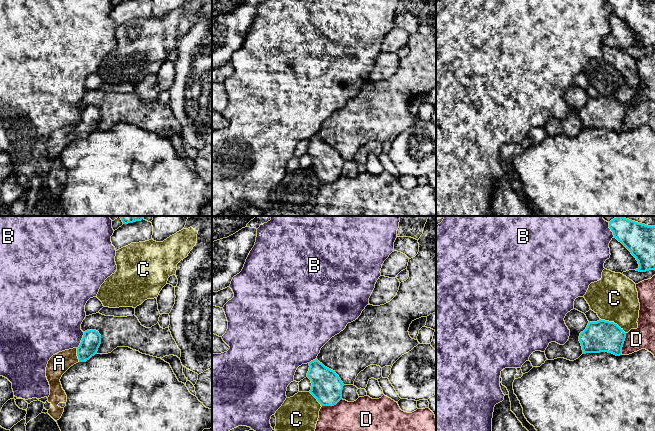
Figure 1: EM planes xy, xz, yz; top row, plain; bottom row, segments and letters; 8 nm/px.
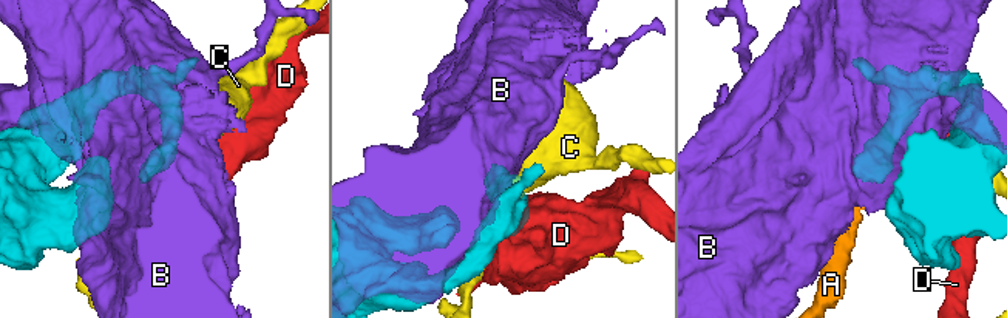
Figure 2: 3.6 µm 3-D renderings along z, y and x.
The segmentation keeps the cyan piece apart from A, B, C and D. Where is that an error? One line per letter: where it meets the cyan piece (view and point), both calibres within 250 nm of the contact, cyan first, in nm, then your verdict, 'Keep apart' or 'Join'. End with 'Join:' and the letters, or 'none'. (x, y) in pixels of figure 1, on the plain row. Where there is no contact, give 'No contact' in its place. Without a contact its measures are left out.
A: Touches cyan at xy (77, 131). Thickness 150 nm (cyan) against 160 nm. Join
B: Touches cyan at xy (81, 116). Thickness 150 nm (cyan) against 440 nm. Keep apart
C: Touches cyan at yz (613, 98). Thickness 260 nm (cyan) against 380 nm. Keep apart
D: Touches cyan at yz (623, 119). Thickness 260 nm (cyan) against 180 nm. Keep apart
Join: A

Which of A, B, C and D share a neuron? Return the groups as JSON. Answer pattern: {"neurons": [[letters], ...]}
{"neurons": [["A"], ["B"], ["C"], ["D"]]}

